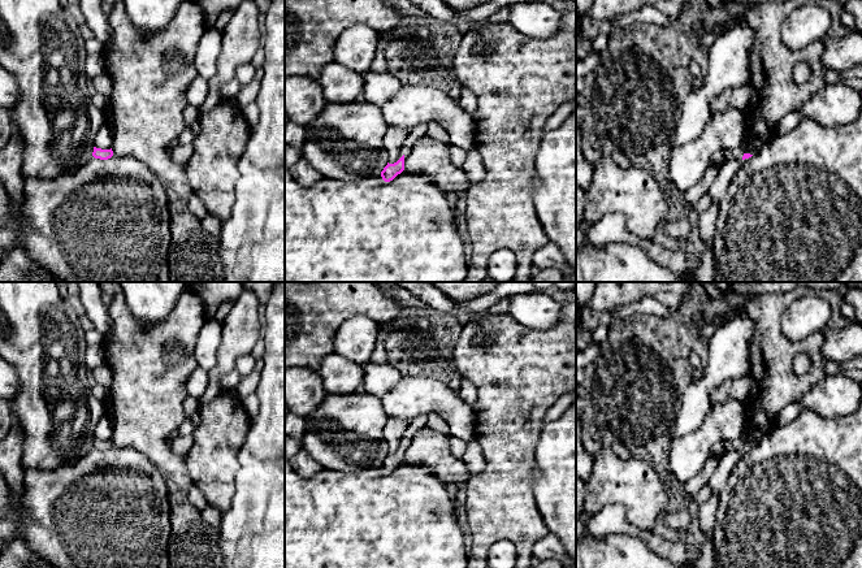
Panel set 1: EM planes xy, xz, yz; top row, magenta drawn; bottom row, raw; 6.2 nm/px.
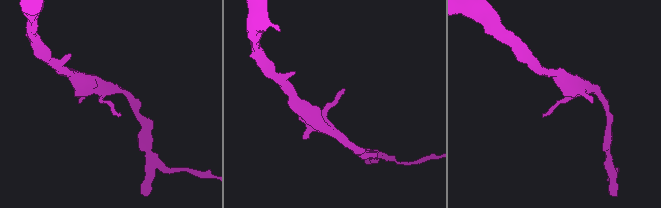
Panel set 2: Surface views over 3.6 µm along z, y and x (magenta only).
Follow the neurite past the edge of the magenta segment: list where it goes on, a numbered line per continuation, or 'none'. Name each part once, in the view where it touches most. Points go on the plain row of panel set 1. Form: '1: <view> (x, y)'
none

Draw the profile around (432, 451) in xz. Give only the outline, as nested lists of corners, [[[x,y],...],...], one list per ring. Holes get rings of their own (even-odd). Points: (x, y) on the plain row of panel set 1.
[[[413,432],[404,442],[403,463],[426,468],[446,485],[465,482],[469,467],[452,454],[450,439],[450,434]]]

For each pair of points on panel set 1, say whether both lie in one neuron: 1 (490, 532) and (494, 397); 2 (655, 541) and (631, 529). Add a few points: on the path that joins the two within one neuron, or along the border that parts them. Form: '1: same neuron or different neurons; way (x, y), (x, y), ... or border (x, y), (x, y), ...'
1: same neuron; way (501, 498), (501, 430)
2: same neuron; way (649, 538), (637, 532)

